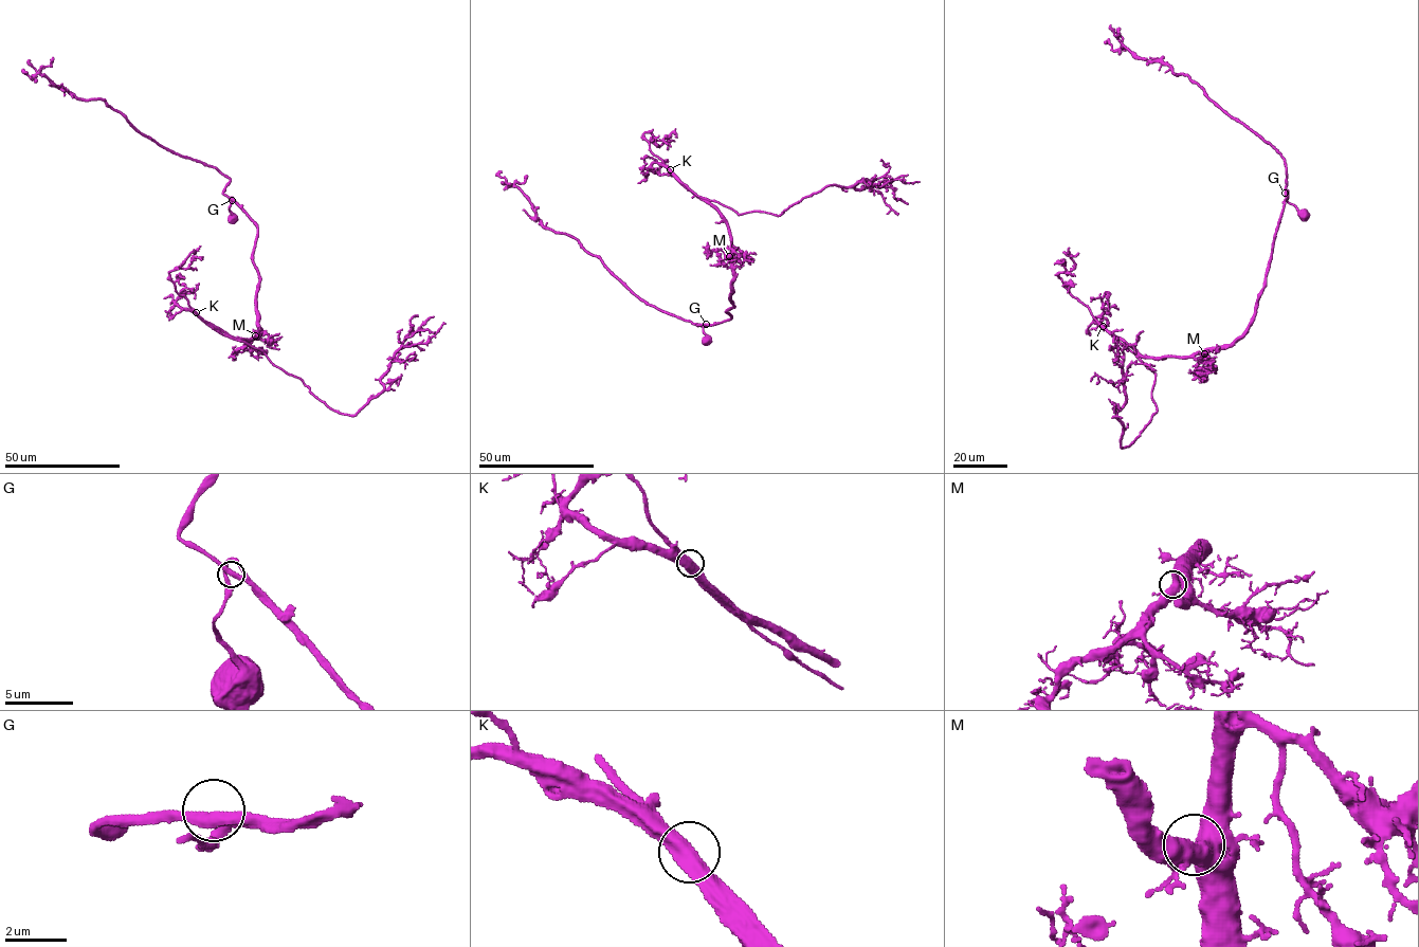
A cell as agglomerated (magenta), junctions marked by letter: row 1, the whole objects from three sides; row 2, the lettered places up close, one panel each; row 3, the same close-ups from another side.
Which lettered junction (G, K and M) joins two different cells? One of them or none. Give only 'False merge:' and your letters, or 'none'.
False merge: K

